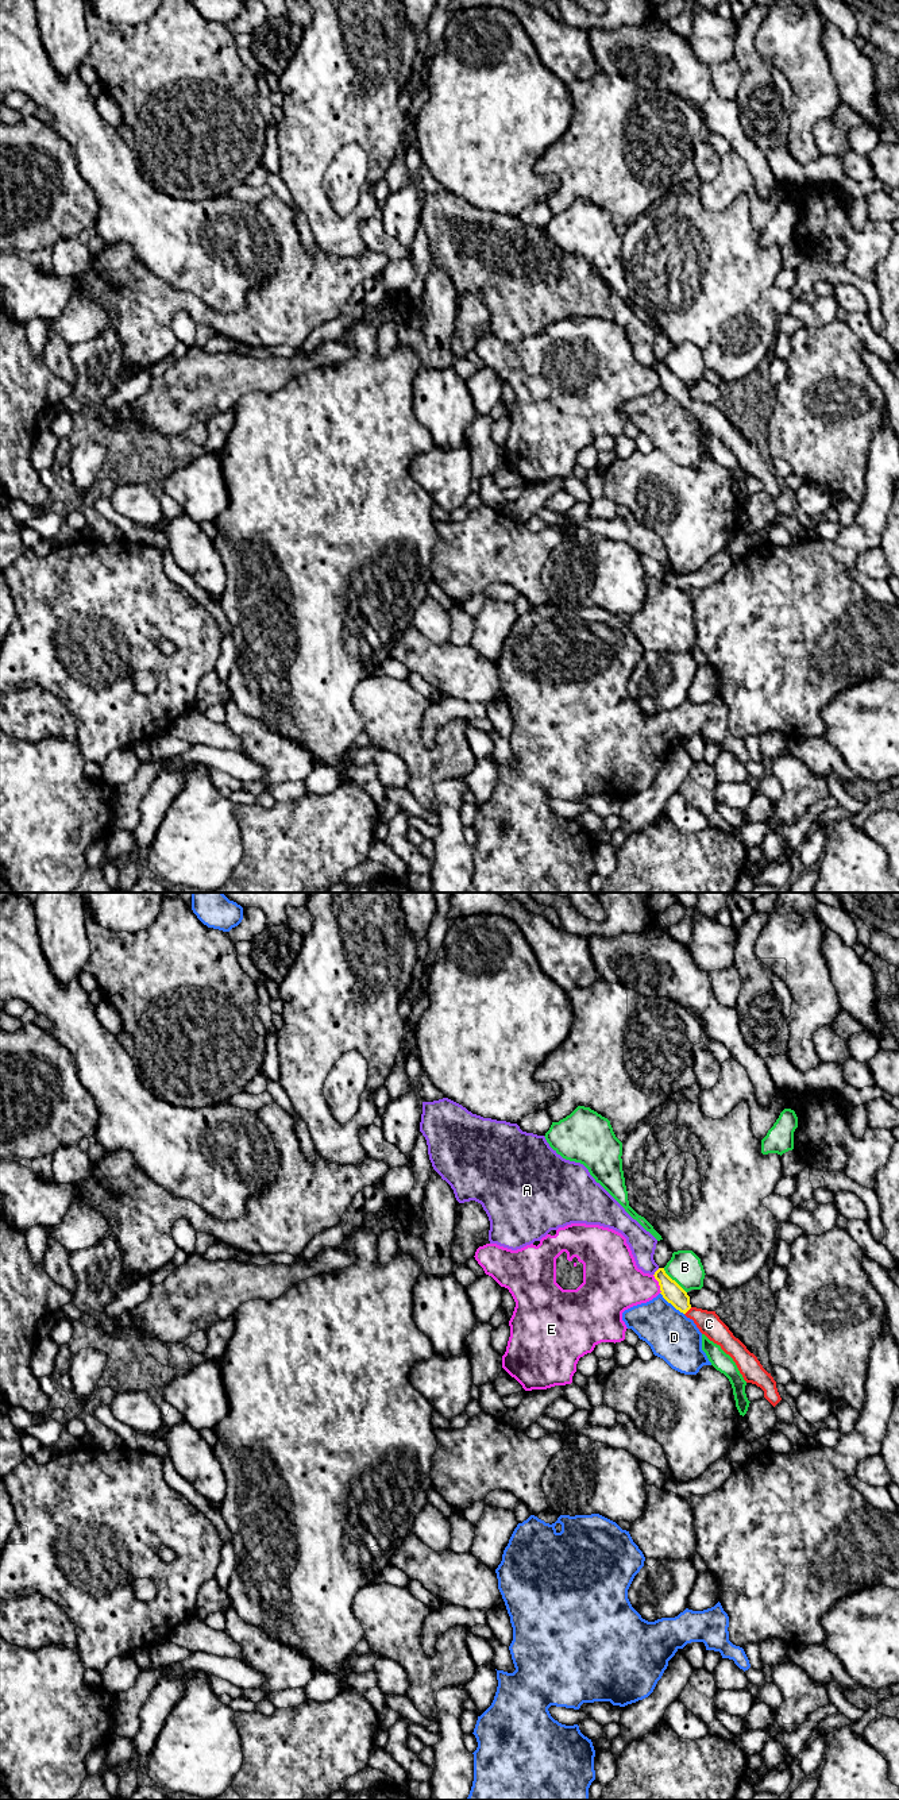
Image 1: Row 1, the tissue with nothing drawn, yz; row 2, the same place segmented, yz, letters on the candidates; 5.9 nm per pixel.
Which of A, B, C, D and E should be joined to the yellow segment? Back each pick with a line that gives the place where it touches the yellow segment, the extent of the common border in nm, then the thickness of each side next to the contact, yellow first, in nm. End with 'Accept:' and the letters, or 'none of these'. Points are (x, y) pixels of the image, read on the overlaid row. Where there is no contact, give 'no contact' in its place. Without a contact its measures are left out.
C: contact yz (687, 1310); length 60 nm; calibres 120 and 140 nm
Accept: C

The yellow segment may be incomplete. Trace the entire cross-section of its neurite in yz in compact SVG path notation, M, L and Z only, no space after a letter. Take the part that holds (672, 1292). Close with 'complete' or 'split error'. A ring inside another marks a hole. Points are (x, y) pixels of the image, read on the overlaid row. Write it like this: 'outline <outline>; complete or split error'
outline M659 1268L653 1276L659 1281L663 1298L692 1319L702 1334L719 1345L733 1358L744 1380L760 1387L764 1391L764 1398L775 1407L782 1400L776 1381L763 1368L757 1357L733 1335L715 1311L692 1307L687 1292L665 1273L664 1268Z; split error

